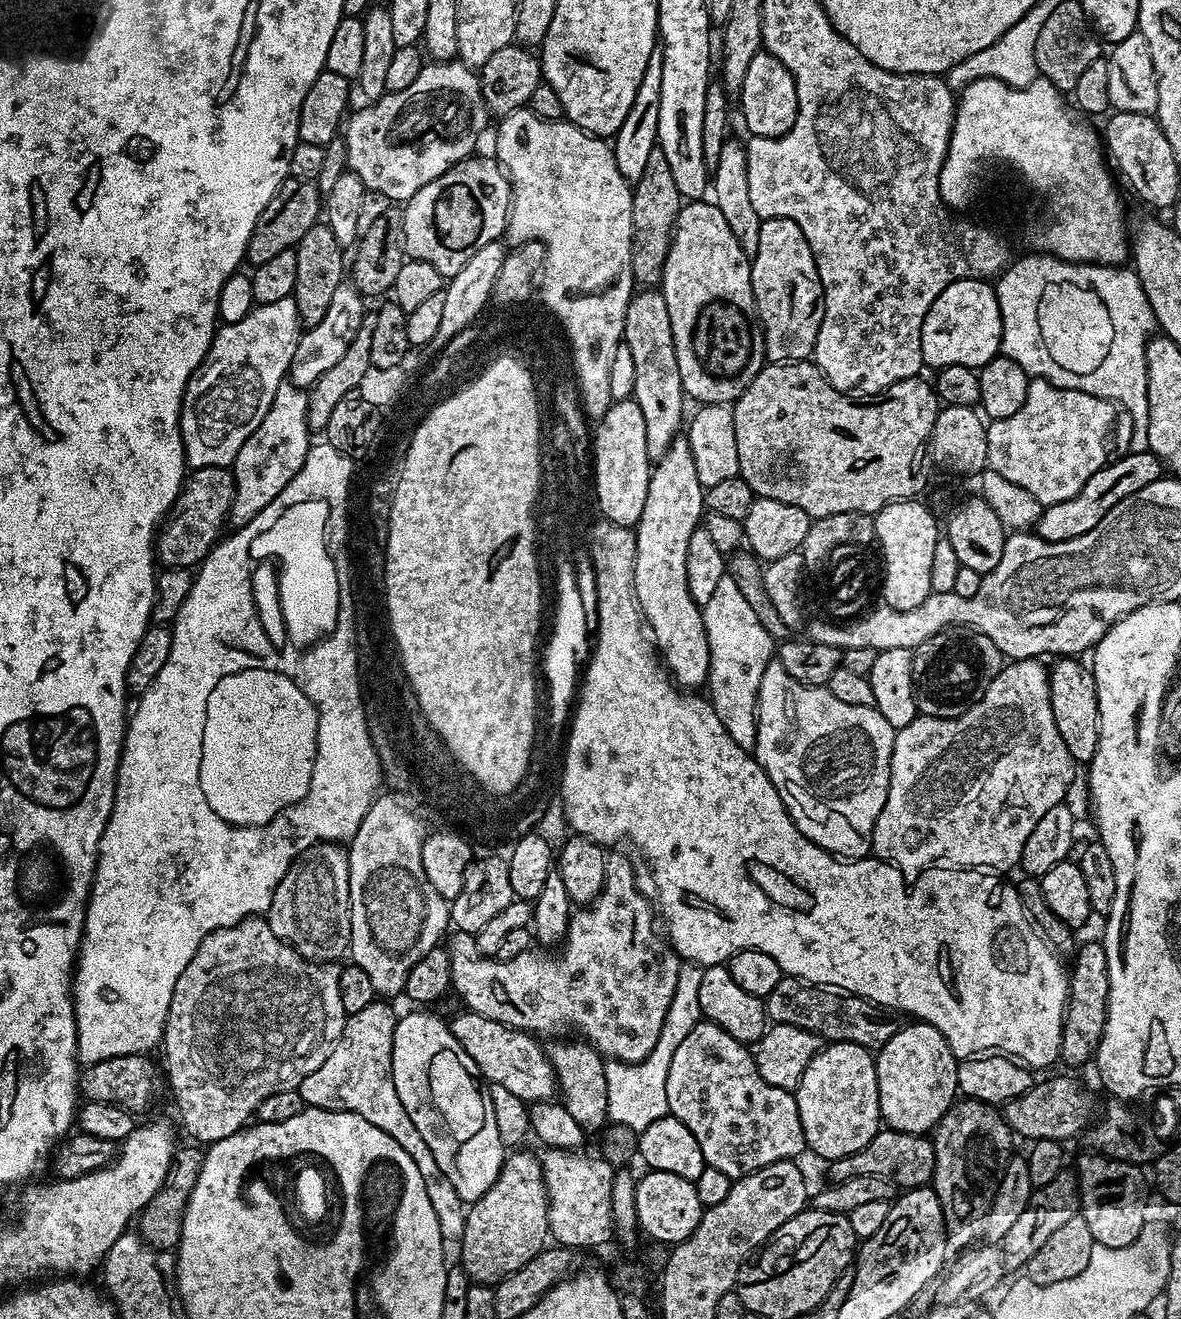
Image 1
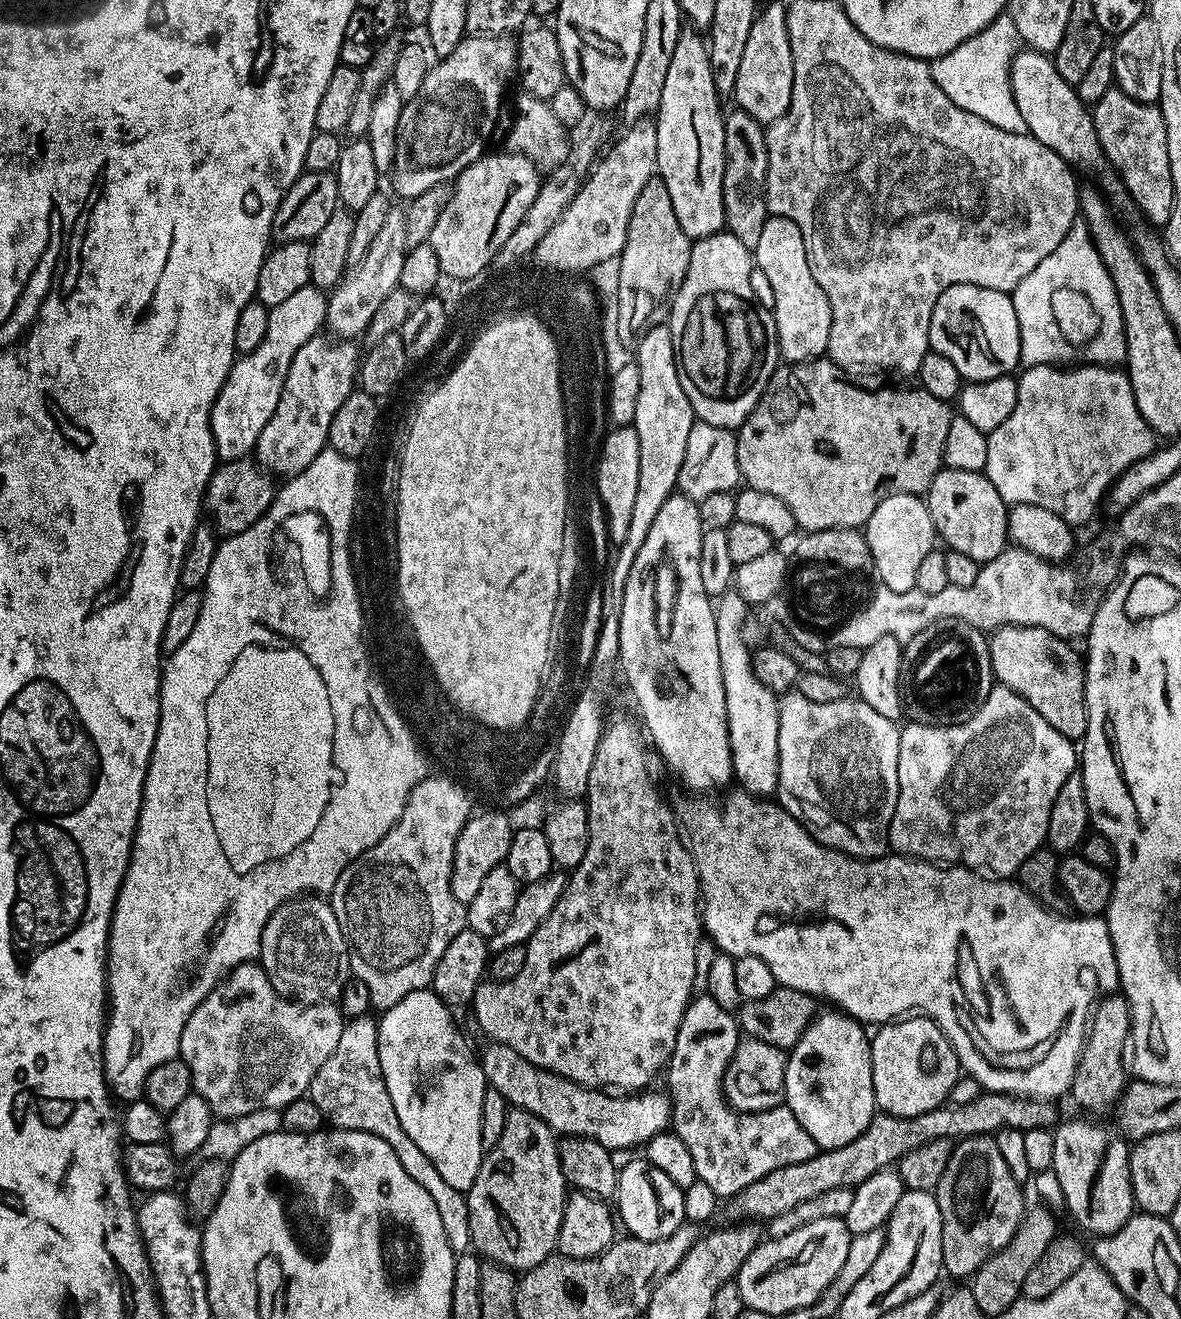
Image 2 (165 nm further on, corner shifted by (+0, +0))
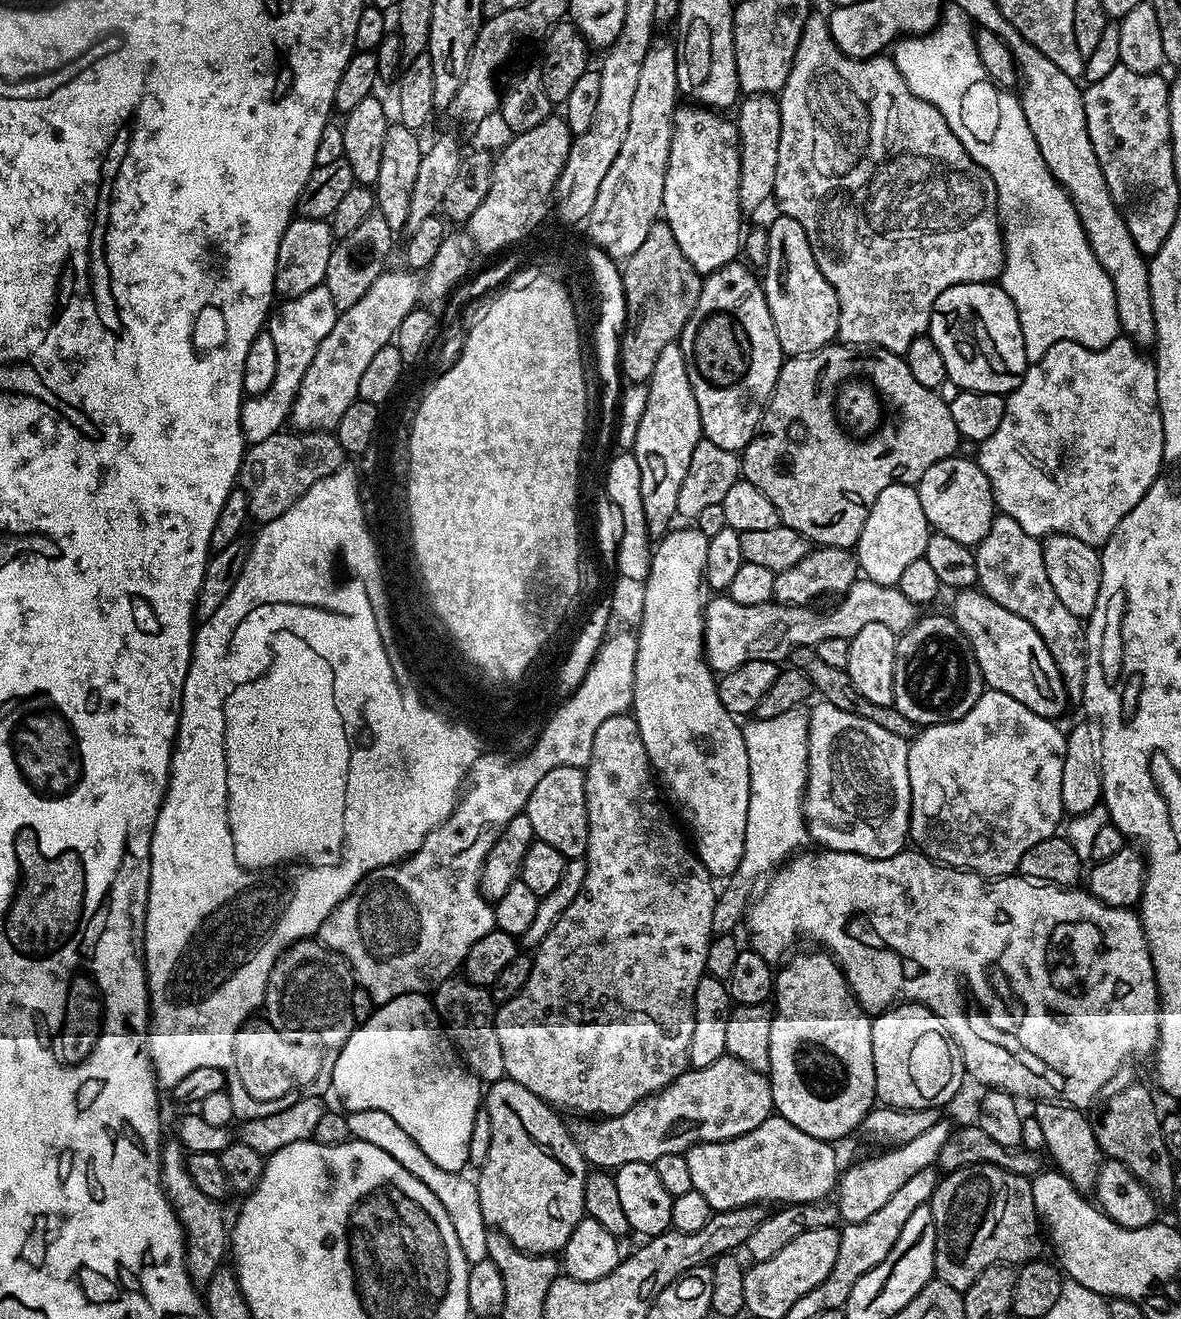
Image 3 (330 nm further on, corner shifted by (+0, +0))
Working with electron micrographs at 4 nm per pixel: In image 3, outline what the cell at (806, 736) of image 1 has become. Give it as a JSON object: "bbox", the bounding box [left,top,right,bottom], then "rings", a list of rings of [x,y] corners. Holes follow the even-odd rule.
{"bbox":[804,702,912,860],"rings":[[[823,702],[814,704],[811,705],[808,712],[808,786],[804,791],[804,820],[808,823],[809,837],[820,843],[817,845],[834,852],[853,852],[854,854],[869,856],[875,860],[894,858],[894,854],[905,851],[910,840],[908,823],[910,822],[912,791],[910,790],[910,774],[908,773],[909,741],[898,734],[890,733],[883,726],[878,726],[878,722],[870,722],[870,718],[862,718],[853,712],[838,710],[838,706],[830,706]]]}

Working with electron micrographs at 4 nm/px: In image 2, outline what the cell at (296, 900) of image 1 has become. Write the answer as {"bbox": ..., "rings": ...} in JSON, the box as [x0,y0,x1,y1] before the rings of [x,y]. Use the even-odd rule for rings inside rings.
{"bbox":[258,894,350,1004],"rings":[[[305,894],[288,900],[266,922],[260,939],[260,955],[258,963],[277,992],[301,1004],[323,1004],[340,999],[340,991],[350,979],[348,966],[348,944],[344,941],[342,926],[338,926],[338,918],[334,914],[331,903],[323,895]]]}

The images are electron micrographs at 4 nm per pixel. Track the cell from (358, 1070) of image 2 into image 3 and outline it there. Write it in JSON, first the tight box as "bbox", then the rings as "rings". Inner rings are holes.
{"bbox":[347,1108,490,1265],"rings":[[[371,1108],[361,1112],[348,1112],[347,1118],[351,1139],[370,1142],[370,1146],[386,1150],[386,1154],[390,1154],[390,1158],[394,1158],[394,1162],[398,1162],[402,1170],[410,1170],[410,1174],[414,1174],[414,1178],[418,1178],[418,1182],[422,1182],[422,1186],[426,1186],[426,1190],[430,1190],[430,1194],[434,1194],[434,1198],[442,1202],[446,1215],[454,1226],[458,1246],[462,1246],[462,1254],[466,1254],[469,1265],[487,1260],[486,1236],[490,1229],[482,1218],[482,1202],[478,1202],[476,1180],[467,1180],[467,1175],[442,1170],[442,1166],[430,1162],[428,1155],[422,1151],[422,1146],[418,1146],[418,1142],[414,1142],[414,1138],[410,1138],[410,1134],[406,1134],[406,1130],[402,1130],[402,1126],[398,1126],[398,1122],[394,1122],[394,1118],[390,1118],[390,1114],[382,1110]]]}

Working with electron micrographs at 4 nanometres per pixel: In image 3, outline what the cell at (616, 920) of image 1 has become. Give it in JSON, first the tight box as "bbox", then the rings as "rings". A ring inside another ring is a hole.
{"bbox":[496,713,718,1118],"rings":[[[629,713],[611,715],[598,726],[598,734],[594,734],[592,761],[583,769],[583,774],[588,811],[586,882],[582,882],[578,898],[574,898],[574,902],[566,906],[554,930],[550,930],[539,948],[535,949],[530,982],[526,982],[526,986],[522,986],[522,990],[514,998],[497,1007],[496,1029],[498,1042],[502,1042],[504,1074],[507,1079],[526,1086],[526,1090],[538,1094],[538,1098],[542,1098],[557,1110],[569,1108],[572,1112],[585,1112],[588,1115],[585,1117],[588,1118],[603,1118],[626,1114],[626,1110],[630,1110],[639,1100],[661,1092],[683,1072],[689,1071],[690,1038],[694,1038],[694,990],[698,990],[698,982],[706,975],[706,954],[714,935],[712,919],[718,888],[712,885],[715,884],[714,877],[708,873],[706,866],[702,866],[700,857],[696,855],[685,833],[676,829],[677,821],[673,813],[668,813],[660,801],[661,789],[654,779],[654,769],[648,761],[646,746],[642,742],[642,734],[634,716]]]}

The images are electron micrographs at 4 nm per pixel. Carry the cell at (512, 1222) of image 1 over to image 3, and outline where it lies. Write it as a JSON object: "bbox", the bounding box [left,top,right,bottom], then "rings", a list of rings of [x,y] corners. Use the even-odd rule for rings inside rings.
{"bbox":[476,1078,590,1256],"rings":[[[507,1078],[487,1085],[482,1108],[490,1118],[490,1154],[486,1154],[486,1163],[479,1165],[480,1176],[478,1175],[476,1180],[478,1202],[482,1202],[482,1218],[488,1223],[489,1229],[506,1234],[506,1238],[510,1238],[510,1242],[514,1242],[514,1246],[518,1246],[523,1252],[533,1252],[536,1256],[563,1253],[570,1234],[574,1234],[574,1226],[578,1226],[578,1222],[585,1219],[584,1191],[590,1175],[590,1165],[585,1160],[580,1147],[576,1145],[576,1138],[572,1135],[569,1125],[567,1123],[564,1125],[560,1121],[561,1113],[542,1098],[538,1098],[538,1094],[526,1090],[526,1086]]]}

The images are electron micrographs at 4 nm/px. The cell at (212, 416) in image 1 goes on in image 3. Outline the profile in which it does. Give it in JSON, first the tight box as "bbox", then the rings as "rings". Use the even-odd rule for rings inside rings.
{"bbox":[240,286,338,444],"rings":[[[323,286],[306,290],[306,294],[293,300],[284,300],[281,305],[270,316],[270,331],[278,350],[278,374],[274,374],[270,390],[261,396],[245,399],[244,405],[240,407],[240,429],[248,444],[257,444],[262,442],[262,438],[270,438],[289,423],[294,398],[298,398],[298,386],[302,386],[302,378],[305,377],[310,362],[314,362],[318,346],[322,346],[322,338],[334,330],[338,315],[334,298],[330,298],[330,290]]]}

